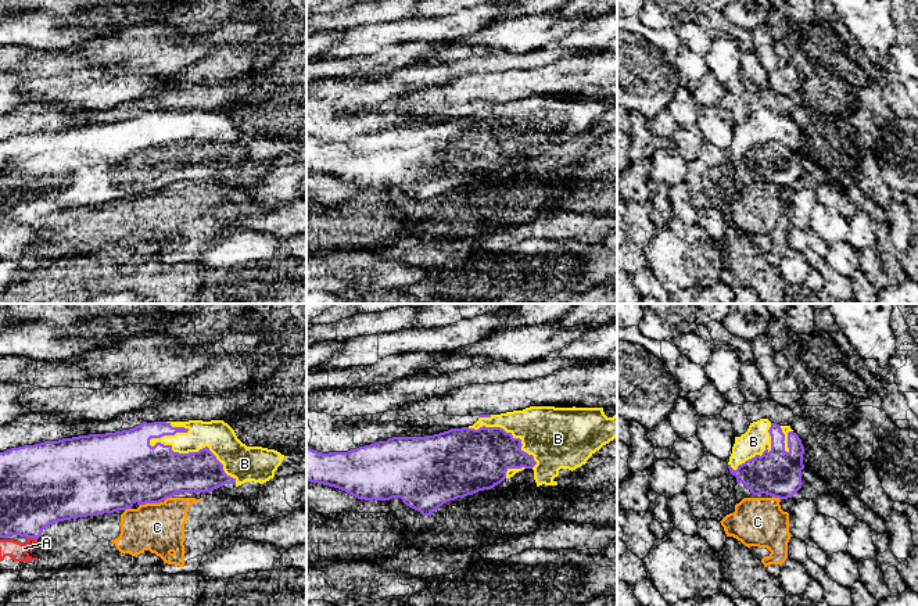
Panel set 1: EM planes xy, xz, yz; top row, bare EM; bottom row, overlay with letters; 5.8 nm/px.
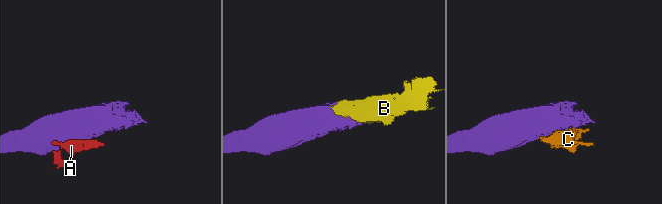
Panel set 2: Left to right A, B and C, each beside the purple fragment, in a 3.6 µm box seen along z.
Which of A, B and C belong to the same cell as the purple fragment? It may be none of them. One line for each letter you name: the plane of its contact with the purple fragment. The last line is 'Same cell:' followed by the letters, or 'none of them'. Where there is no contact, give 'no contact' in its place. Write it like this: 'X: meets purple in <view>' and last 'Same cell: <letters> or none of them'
B: meets purple in xy
Same cell: B

